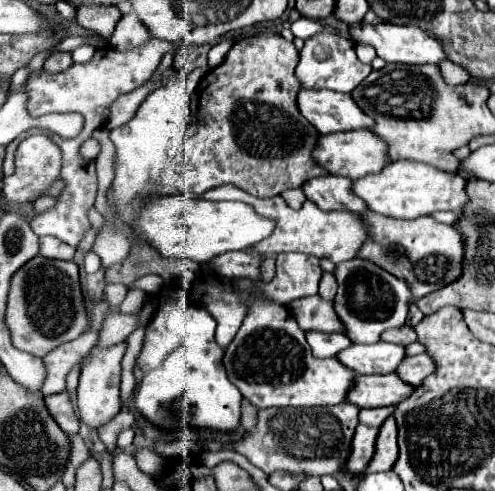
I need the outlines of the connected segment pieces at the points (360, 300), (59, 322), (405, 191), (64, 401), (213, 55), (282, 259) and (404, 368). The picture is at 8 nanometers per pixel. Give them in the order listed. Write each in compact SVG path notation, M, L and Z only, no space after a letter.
M353 258L353 260L337 264L333 274L337 276L337 282L339 282L339 292L333 302L335 312L347 326L347 336L353 342L357 342L357 344L379 342L379 338L385 330L399 328L405 324L413 296L401 278L387 274L387 270L375 266L373 262L367 262L363 258Z
M35 256L31 262L23 264L21 270L17 270L11 278L5 320L7 328L11 330L13 346L39 358L63 342L75 340L89 324L77 264L65 260L47 260L43 256Z
M399 160L399 162L389 164L379 174L371 174L367 178L355 180L353 190L359 198L367 202L367 208L377 214L415 220L415 218L429 216L439 210L461 210L467 204L465 186L467 186L467 178L463 178L461 174L443 172L423 162Z
M59 392L59 394L47 396L45 404L47 404L51 416L59 422L59 426L61 426L63 432L67 432L69 436L79 432L79 418L75 416L73 404L71 404L67 392Z
M223 39L219 44L215 45L208 53L208 65L211 69L220 65L233 43L230 40Z
M279 254L277 256L277 274L269 284L240 279L237 286L241 289L255 287L261 289L271 300L279 304L289 304L301 296L317 294L321 280L319 260L307 254Z
M427 352L419 354L419 356L409 356L403 360L403 364L399 366L397 372L405 382L419 386L419 382L423 382L427 376L431 376L435 372L435 362Z

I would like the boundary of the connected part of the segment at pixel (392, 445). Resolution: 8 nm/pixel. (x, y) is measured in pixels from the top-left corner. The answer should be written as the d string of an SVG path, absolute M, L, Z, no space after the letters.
M389 416L387 422L383 422L383 426L381 426L381 432L379 432L379 438L377 438L377 450L375 450L375 456L369 462L369 468L365 470L365 474L391 470L397 456L399 456L397 424L395 424L395 418Z

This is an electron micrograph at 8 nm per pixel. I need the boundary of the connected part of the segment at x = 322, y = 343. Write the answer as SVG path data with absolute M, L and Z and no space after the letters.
M307 332L309 346L313 348L315 358L333 358L347 346L351 340L345 334L325 334L325 332Z

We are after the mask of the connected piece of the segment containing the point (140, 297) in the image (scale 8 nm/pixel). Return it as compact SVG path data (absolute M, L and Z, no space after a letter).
M129 290L127 298L119 306L119 310L127 312L127 314L137 314L145 306L145 302L147 302L147 294L143 290Z

